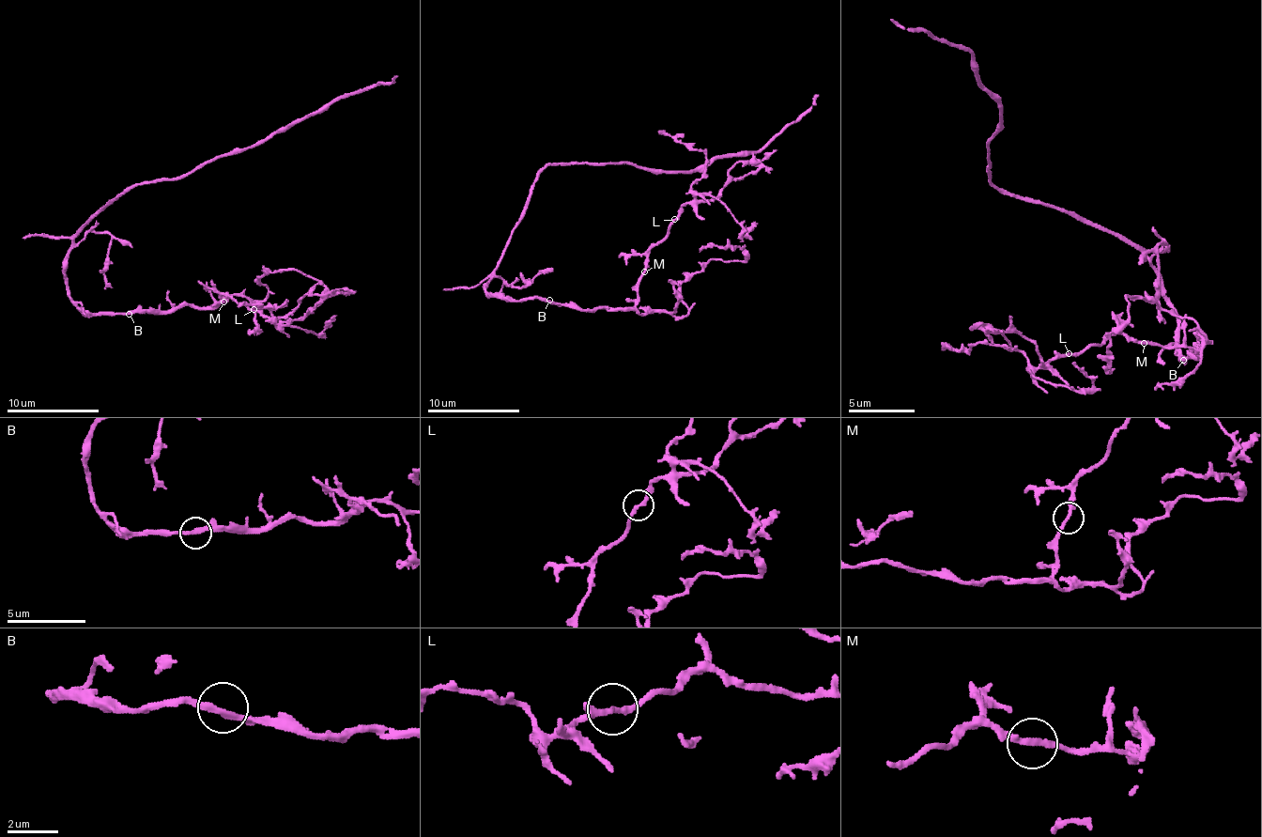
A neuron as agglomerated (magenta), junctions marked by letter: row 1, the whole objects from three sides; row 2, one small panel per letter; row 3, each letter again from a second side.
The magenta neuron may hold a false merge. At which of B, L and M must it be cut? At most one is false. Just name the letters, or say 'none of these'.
none of these

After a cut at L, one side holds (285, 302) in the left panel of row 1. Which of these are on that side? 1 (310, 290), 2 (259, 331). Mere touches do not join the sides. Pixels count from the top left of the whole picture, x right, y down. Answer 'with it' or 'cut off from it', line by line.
1: with it
2: cut off from it

